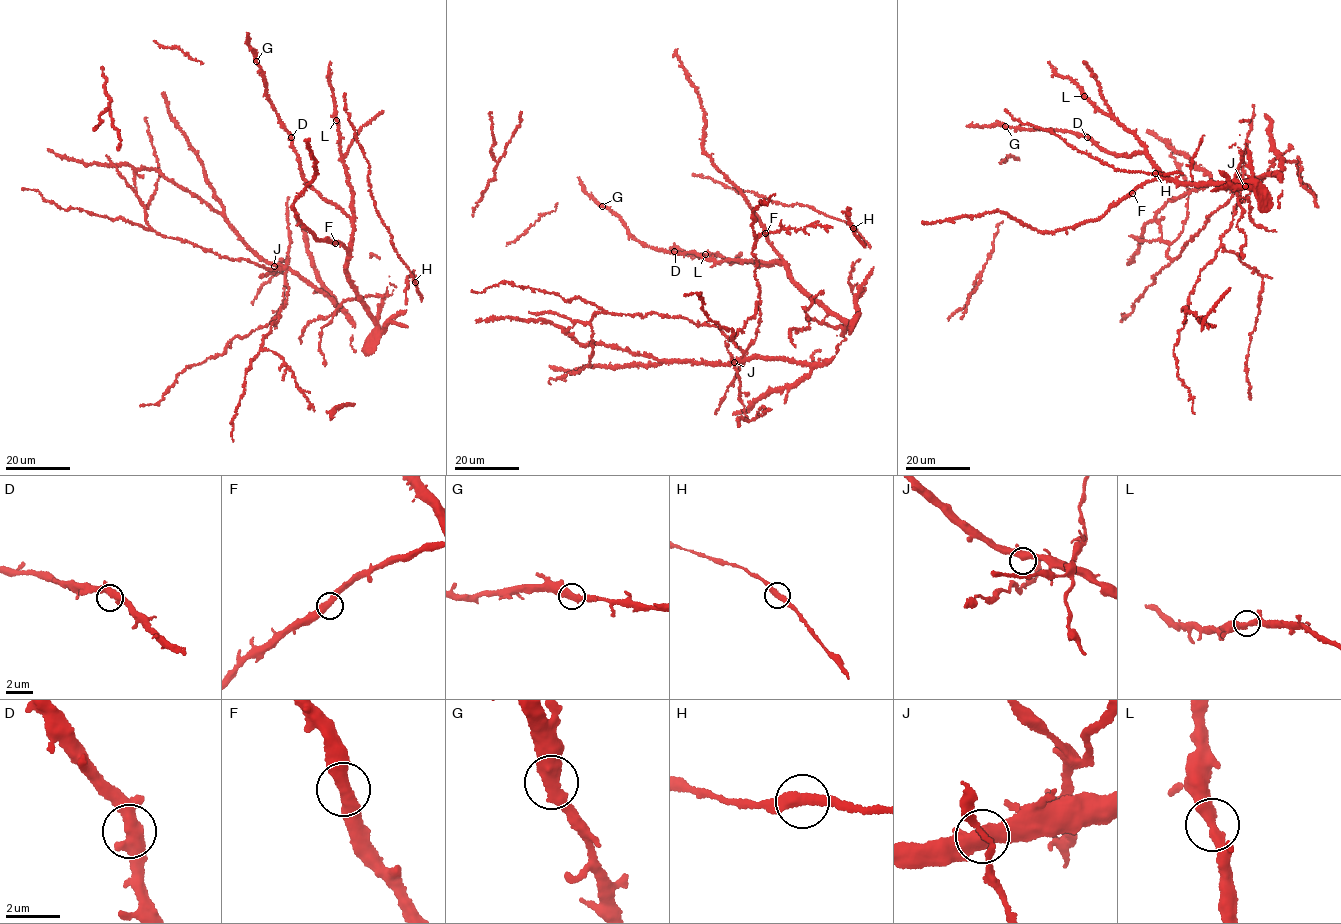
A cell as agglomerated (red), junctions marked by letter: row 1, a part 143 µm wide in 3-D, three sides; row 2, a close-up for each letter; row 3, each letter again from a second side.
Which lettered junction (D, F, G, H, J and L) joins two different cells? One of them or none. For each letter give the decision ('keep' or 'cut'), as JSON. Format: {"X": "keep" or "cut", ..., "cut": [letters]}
{"D": "keep", "F": "keep", "G": "keep", "H": "keep", "J": "keep", "L": "keep", "cut": []}

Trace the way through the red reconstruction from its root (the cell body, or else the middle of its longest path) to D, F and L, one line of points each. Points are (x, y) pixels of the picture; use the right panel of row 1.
D: (1163, 175), (1148, 154), (1119, 156), (1100, 148), (1096, 142), (1087, 137)
F: (1163, 175), (1141, 184), (1132, 193)
L: (1163, 175), (1135, 133), (1085, 96)

